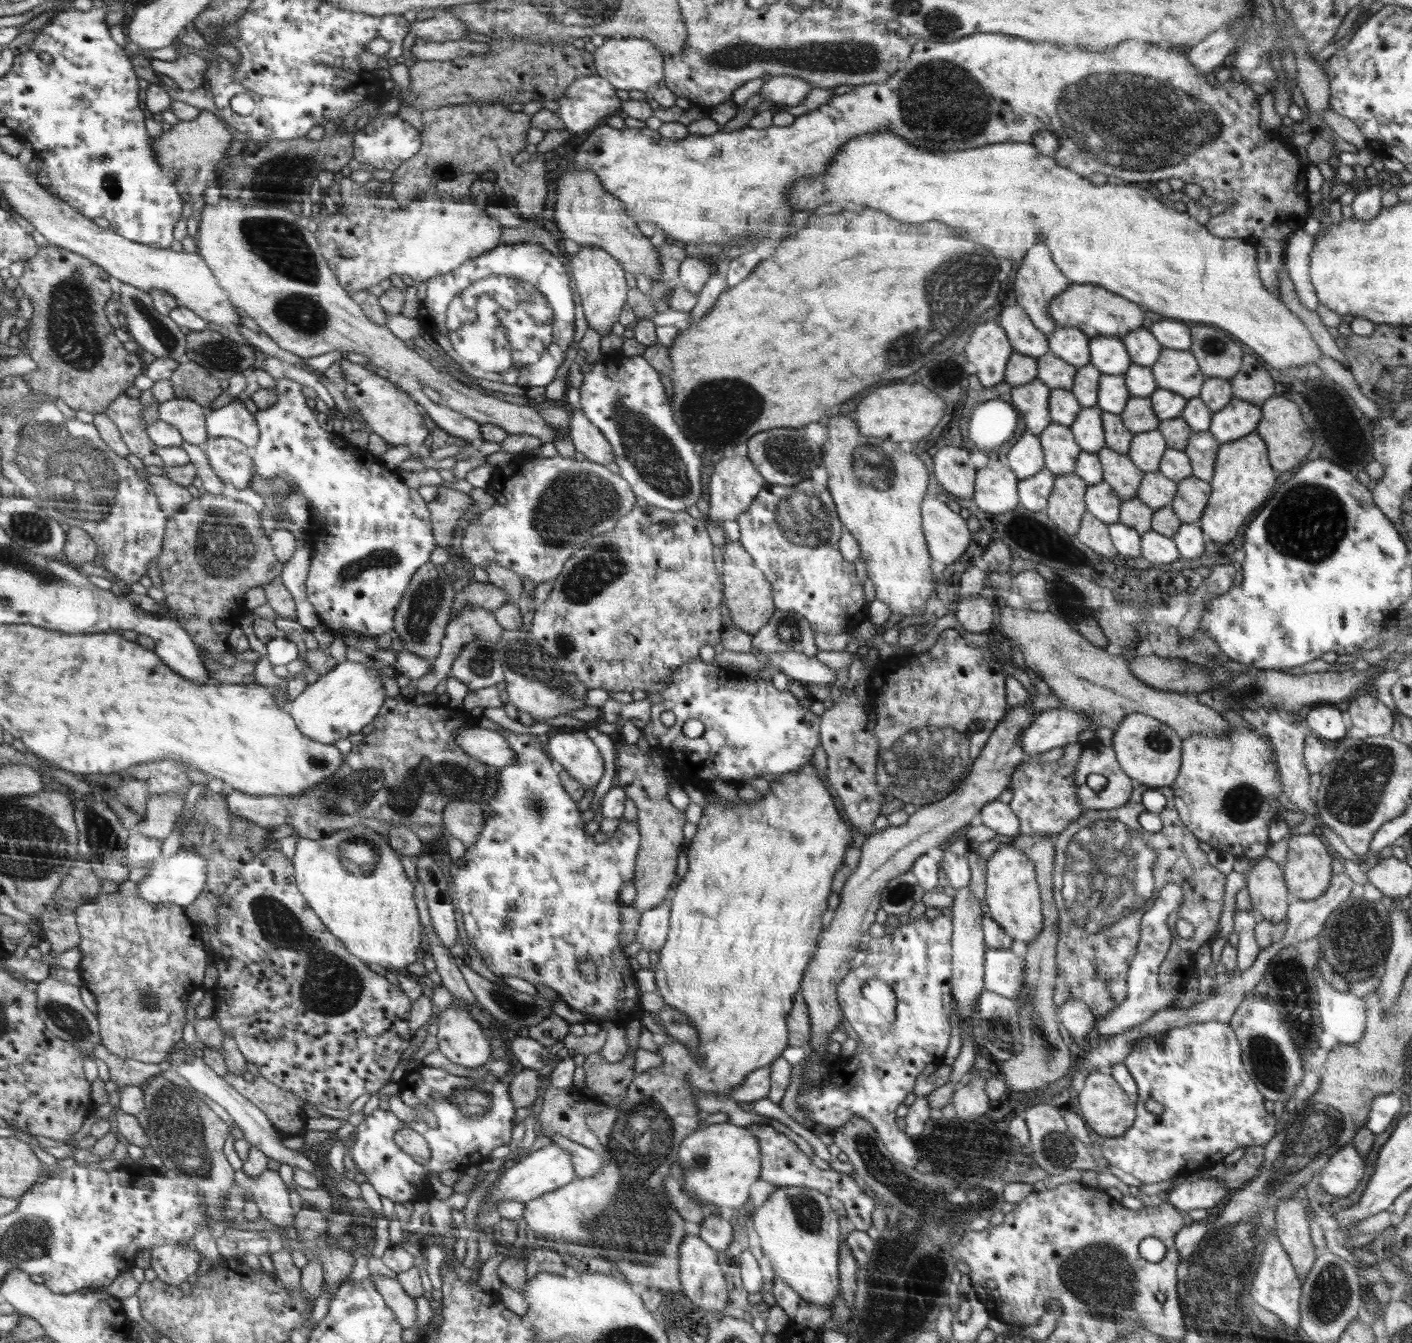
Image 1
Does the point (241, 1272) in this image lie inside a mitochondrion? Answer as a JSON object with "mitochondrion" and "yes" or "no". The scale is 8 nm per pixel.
{"mitochondrion":"no"}

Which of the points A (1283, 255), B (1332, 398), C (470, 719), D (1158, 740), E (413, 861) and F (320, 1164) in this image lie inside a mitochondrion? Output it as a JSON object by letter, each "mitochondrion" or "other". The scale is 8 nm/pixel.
{"A":"other","B":"mitochondrion","C":"other","D":"mitochondrion","E":"other","F":"other"}

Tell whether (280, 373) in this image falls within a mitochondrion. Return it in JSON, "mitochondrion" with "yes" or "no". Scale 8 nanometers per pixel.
{"mitochondrion":"no"}

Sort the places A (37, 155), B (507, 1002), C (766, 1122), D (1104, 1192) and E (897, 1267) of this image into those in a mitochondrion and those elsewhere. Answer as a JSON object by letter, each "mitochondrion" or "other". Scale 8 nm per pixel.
{"A":"other","B":"mitochondrion","C":"other","D":"other","E":"mitochondrion"}

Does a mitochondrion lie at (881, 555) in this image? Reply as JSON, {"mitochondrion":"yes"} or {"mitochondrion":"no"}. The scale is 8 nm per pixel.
{"mitochondrion":"no"}

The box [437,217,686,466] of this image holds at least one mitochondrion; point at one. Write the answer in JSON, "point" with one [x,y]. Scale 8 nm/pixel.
{"point":[514,310]}

